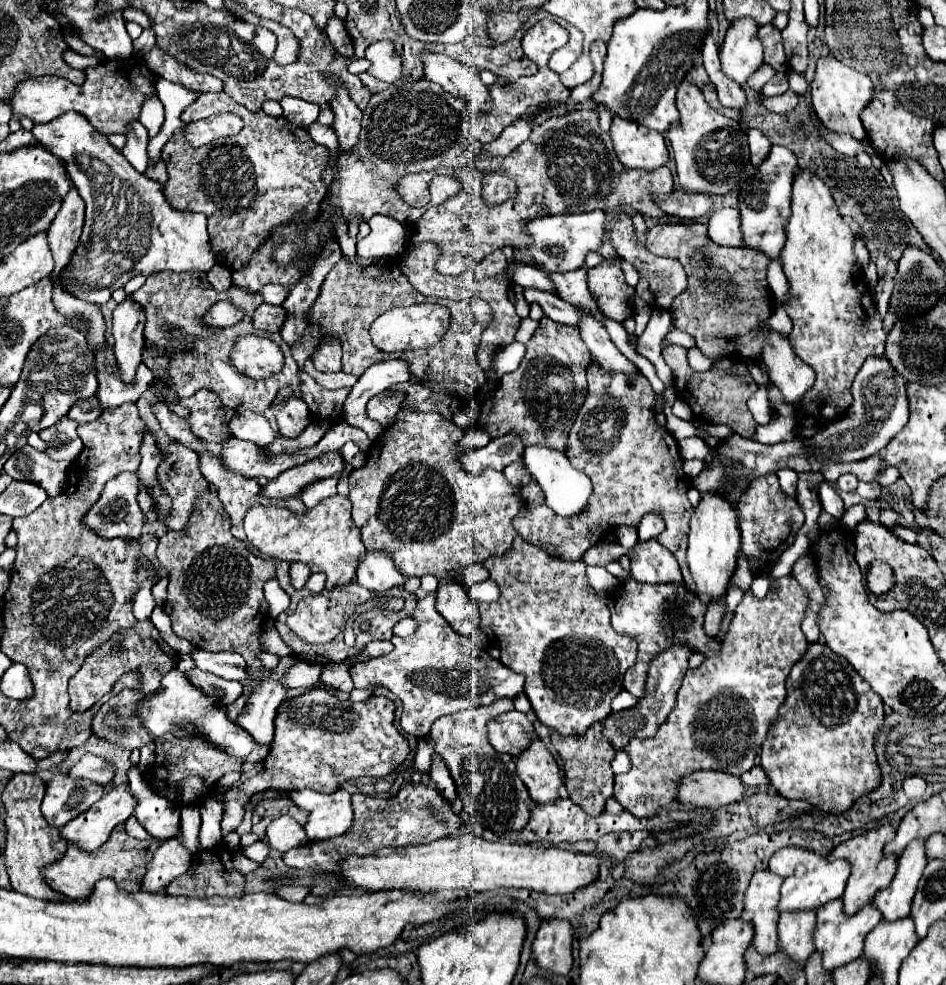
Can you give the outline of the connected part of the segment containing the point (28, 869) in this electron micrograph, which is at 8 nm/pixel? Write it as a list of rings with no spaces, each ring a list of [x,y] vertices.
[[[14,774],[14,778],[8,780],[8,784],[4,786],[4,794],[2,794],[2,802],[6,808],[4,864],[8,870],[12,888],[16,892],[22,892],[22,894],[34,896],[34,898],[42,898],[42,900],[60,900],[62,896],[44,884],[42,868],[52,864],[54,860],[58,860],[66,852],[68,844],[66,844],[66,840],[62,840],[58,828],[50,828],[50,824],[46,824],[46,820],[40,812],[44,788],[46,788],[46,784],[42,782],[42,778],[38,778],[34,774]]]

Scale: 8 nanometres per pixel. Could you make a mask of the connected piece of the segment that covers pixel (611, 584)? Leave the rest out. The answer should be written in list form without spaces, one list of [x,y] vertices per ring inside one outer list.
[[[588,566],[588,580],[590,580],[590,586],[594,590],[604,590],[604,592],[608,592],[608,590],[612,590],[612,588],[616,588],[620,584],[620,580],[614,578],[602,566]]]

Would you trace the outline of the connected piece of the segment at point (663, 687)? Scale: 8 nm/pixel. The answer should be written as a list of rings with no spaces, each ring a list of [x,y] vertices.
[[[672,646],[668,650],[664,650],[662,654],[658,654],[648,670],[648,684],[646,684],[646,696],[628,710],[620,710],[620,712],[612,712],[612,716],[608,716],[604,720],[604,730],[602,734],[606,736],[606,740],[610,740],[610,744],[614,744],[616,750],[624,750],[630,742],[630,738],[650,738],[656,734],[656,730],[660,728],[660,724],[666,720],[666,716],[670,714],[670,710],[674,708],[674,700],[676,700],[676,692],[680,688],[682,676],[688,670],[688,658],[690,658],[690,648],[686,646]]]

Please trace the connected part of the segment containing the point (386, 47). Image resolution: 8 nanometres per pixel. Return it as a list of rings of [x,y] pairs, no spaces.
[[[390,40],[374,42],[366,48],[366,58],[370,60],[368,74],[372,74],[378,80],[394,82],[402,76],[402,58],[394,50],[394,44]]]

